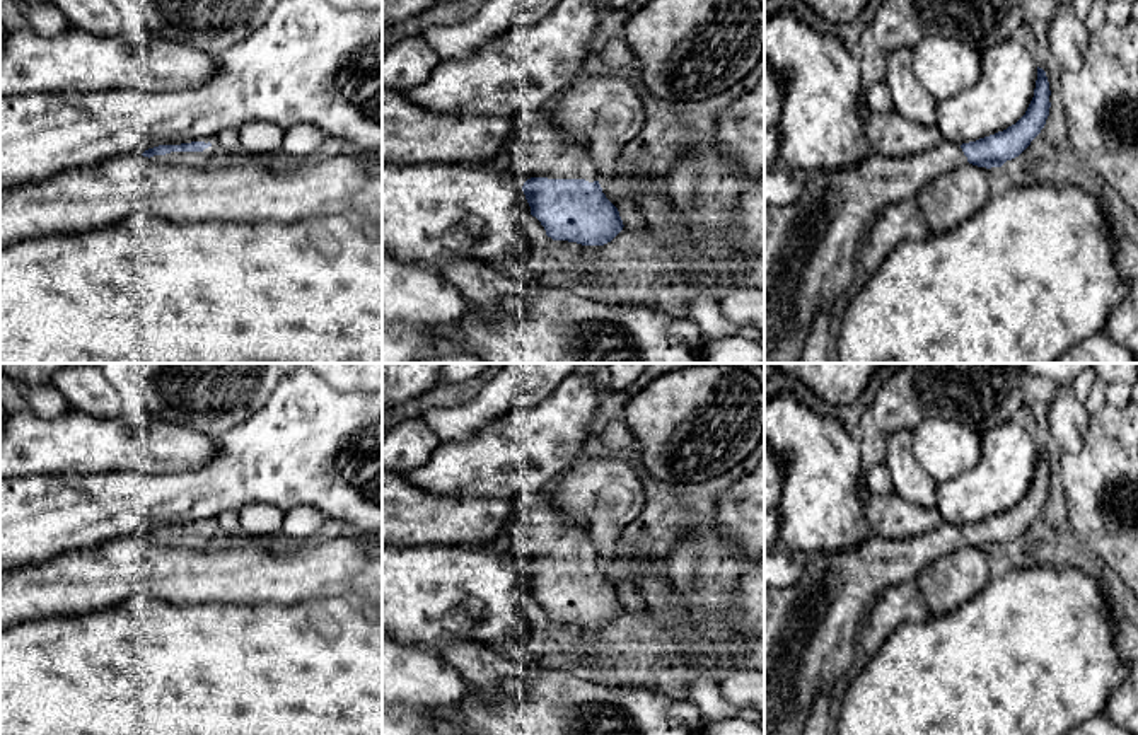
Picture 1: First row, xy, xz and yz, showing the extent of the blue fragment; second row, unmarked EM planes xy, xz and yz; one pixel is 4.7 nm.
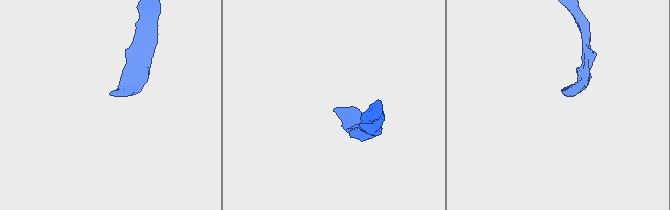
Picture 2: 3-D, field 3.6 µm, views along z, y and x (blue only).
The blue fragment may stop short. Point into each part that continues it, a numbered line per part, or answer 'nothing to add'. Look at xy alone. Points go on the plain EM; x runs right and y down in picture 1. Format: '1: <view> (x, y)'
1: xy (191, 541)

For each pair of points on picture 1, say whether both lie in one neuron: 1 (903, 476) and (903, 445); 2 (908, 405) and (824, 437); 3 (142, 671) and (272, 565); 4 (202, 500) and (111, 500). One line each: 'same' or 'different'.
1: same
2: different
3: different
4: same

